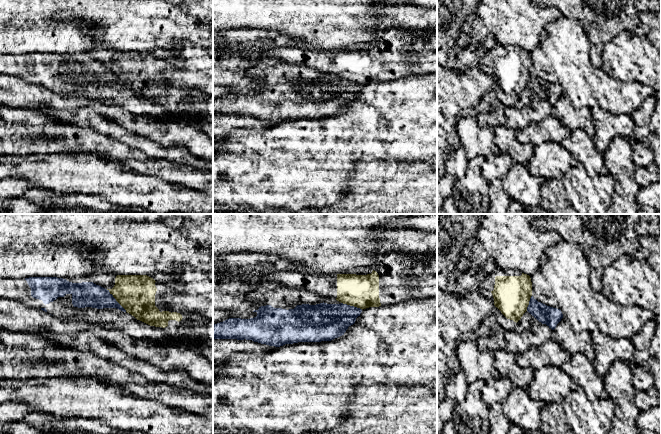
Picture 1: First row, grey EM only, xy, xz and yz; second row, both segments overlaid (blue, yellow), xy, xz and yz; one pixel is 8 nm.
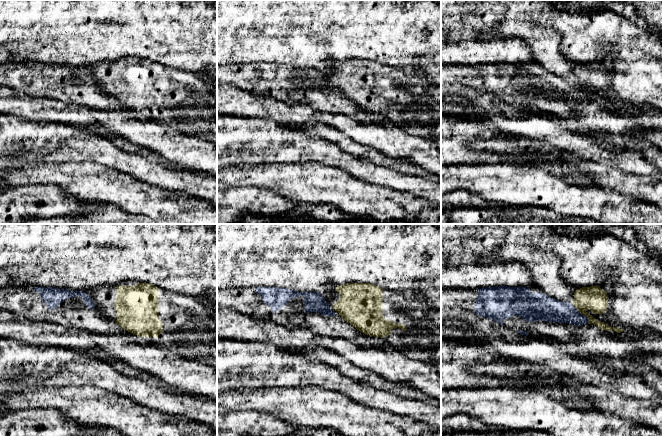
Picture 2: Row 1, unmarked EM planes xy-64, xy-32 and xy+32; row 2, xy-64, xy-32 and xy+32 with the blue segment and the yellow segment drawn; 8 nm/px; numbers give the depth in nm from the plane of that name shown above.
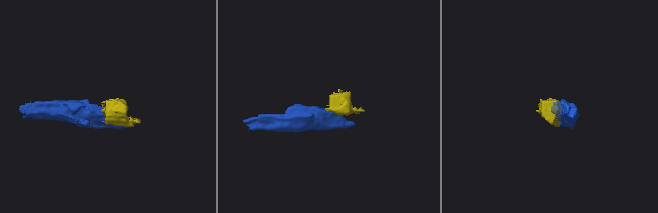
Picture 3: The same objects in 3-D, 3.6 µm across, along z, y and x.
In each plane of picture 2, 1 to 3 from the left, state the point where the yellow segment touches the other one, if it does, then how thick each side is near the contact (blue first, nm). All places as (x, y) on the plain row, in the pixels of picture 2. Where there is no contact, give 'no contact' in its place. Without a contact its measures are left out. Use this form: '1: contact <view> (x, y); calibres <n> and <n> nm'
1: no contact
2: no contact
3: contact xy+32 (582, 90); calibres 190 and 200 nm

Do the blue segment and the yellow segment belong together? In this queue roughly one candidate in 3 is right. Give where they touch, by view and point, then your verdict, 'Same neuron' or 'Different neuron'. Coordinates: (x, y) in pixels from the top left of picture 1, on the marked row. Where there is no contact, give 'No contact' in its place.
Touches blue at xy (115, 300). Different neuron

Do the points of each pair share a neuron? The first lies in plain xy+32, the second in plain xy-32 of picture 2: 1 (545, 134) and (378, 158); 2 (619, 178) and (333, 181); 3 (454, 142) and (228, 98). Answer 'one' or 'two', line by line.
1: one
2: two
3: two

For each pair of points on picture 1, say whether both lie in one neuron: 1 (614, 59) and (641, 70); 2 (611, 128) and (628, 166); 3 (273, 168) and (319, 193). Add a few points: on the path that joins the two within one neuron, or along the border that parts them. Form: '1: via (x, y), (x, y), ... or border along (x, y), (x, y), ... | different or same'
1: via (621, 59), (629, 59), (634, 64) | same
2: border along (630, 139), (615, 136), (603, 153) | different
3: via (284, 168), (294, 168), (308, 182) | same

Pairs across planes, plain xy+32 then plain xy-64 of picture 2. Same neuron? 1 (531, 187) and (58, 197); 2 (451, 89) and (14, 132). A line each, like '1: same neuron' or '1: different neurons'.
1: different neurons
2: different neurons

